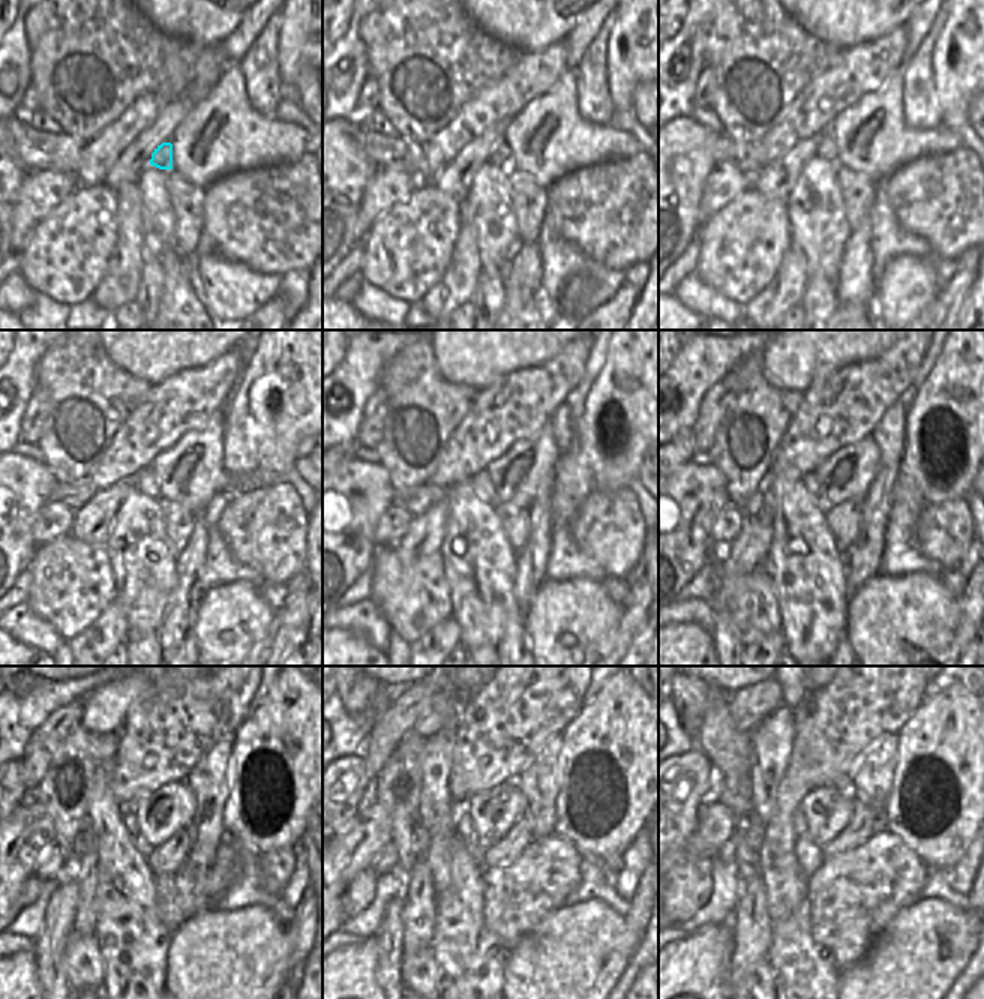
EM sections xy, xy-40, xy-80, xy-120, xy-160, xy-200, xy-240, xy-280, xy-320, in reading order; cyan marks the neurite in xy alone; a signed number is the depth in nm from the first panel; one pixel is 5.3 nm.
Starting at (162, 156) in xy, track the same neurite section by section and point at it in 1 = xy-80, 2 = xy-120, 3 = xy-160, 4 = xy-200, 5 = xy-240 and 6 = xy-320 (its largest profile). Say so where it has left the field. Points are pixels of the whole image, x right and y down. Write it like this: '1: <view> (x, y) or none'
1: xy-80 (827, 150)
2: xy-120 (146, 483)
3: xy-160 (480, 483)
4: xy-200 (815, 491)
5: xy-240 (129, 819)
6: xy-320 (798, 822)

